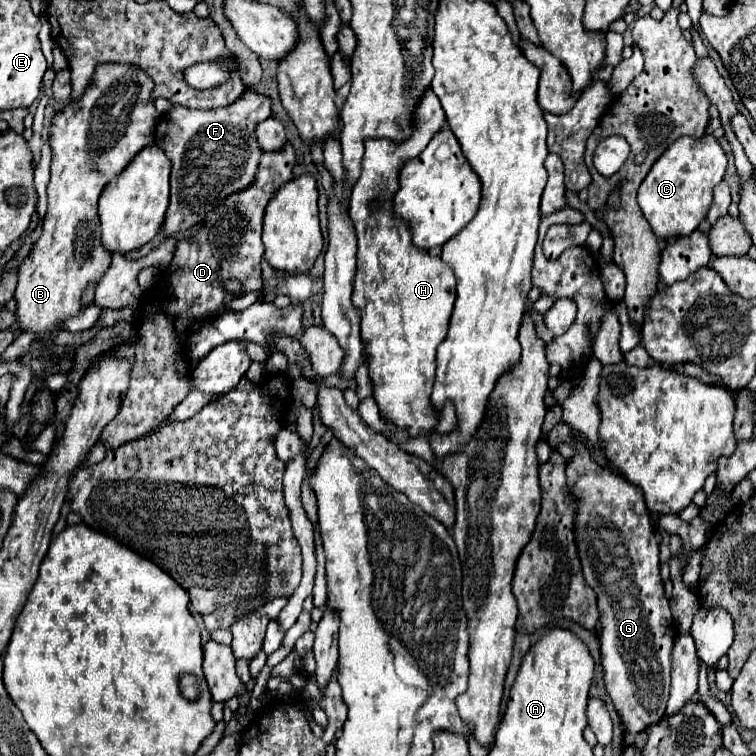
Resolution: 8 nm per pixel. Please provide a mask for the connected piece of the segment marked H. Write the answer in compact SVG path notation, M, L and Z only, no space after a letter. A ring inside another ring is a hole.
M428 90L416 108L416 132L410 140L402 144L384 138L366 140L362 176L354 184L350 196L350 216L358 238L358 270L352 302L360 308L362 316L362 340L370 362L374 400L382 416L396 426L406 426L414 438L420 430L426 434L432 428L436 432L448 432L456 426L452 408L444 408L436 414L430 404L436 348L448 332L448 320L456 298L456 278L438 256L412 244L408 226L392 216L392 196L398 190L398 172L402 164L418 156L444 122L446 114L440 100ZM372 200L376 200L380 208L376 206L376 210L370 210L368 202Z

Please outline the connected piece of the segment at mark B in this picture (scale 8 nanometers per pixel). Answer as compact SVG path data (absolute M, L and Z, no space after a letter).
M100 64L94 74L92 86L78 102L70 102L64 112L58 112L50 126L52 146L52 178L48 184L48 212L40 238L36 240L30 258L26 258L18 270L18 286L14 300L18 304L14 316L20 326L20 334L32 332L36 340L46 348L54 346L54 338L64 332L62 324L84 312L82 294L88 284L100 280L110 268L110 254L100 242L98 198L102 190L118 178L132 158L154 140L158 112L150 100L152 80L138 68L128 64Z

